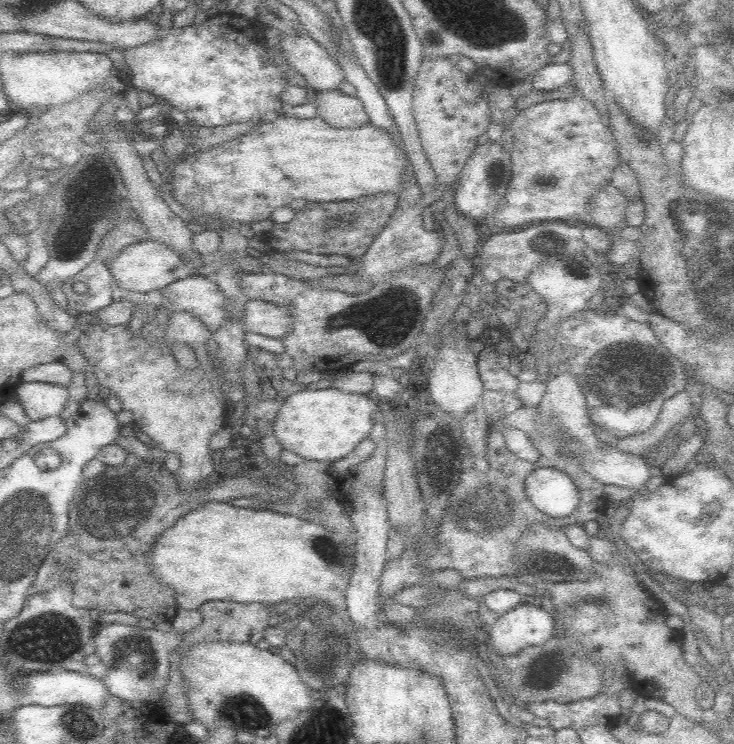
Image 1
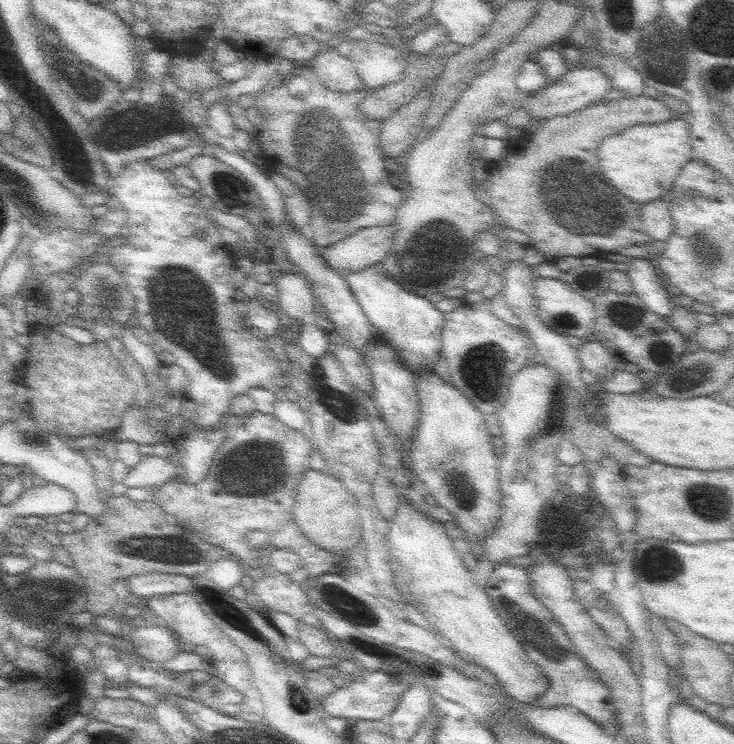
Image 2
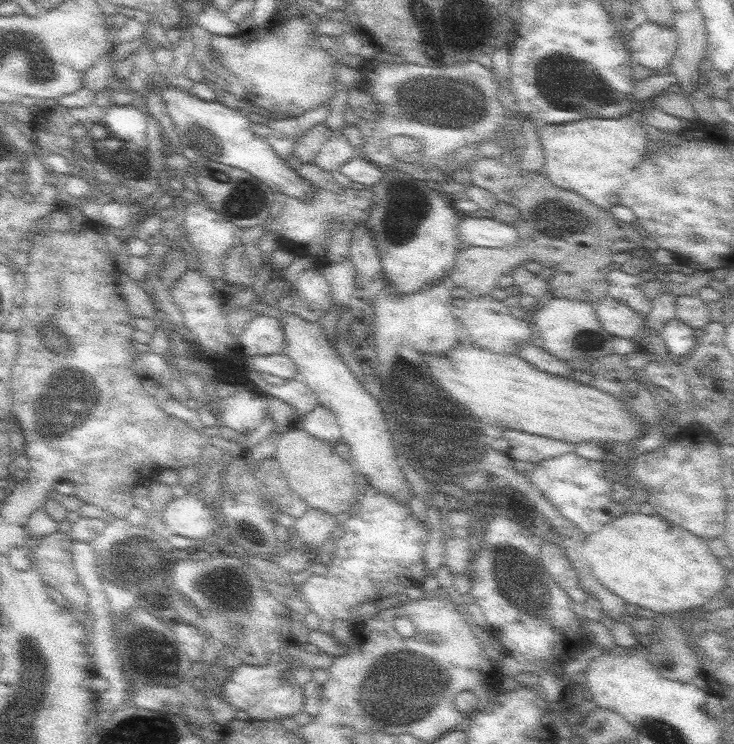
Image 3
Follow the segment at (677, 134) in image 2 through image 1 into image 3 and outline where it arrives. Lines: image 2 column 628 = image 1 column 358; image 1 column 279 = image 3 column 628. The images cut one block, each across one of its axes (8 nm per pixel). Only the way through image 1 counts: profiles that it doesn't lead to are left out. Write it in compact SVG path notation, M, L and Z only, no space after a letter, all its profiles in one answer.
M623 116L617 120L573 120L569 124L545 124L537 128L537 140L543 150L543 172L555 188L583 194L597 208L611 210L619 204L611 188L611 176L623 176L639 164L645 146L645 128L637 116Z

